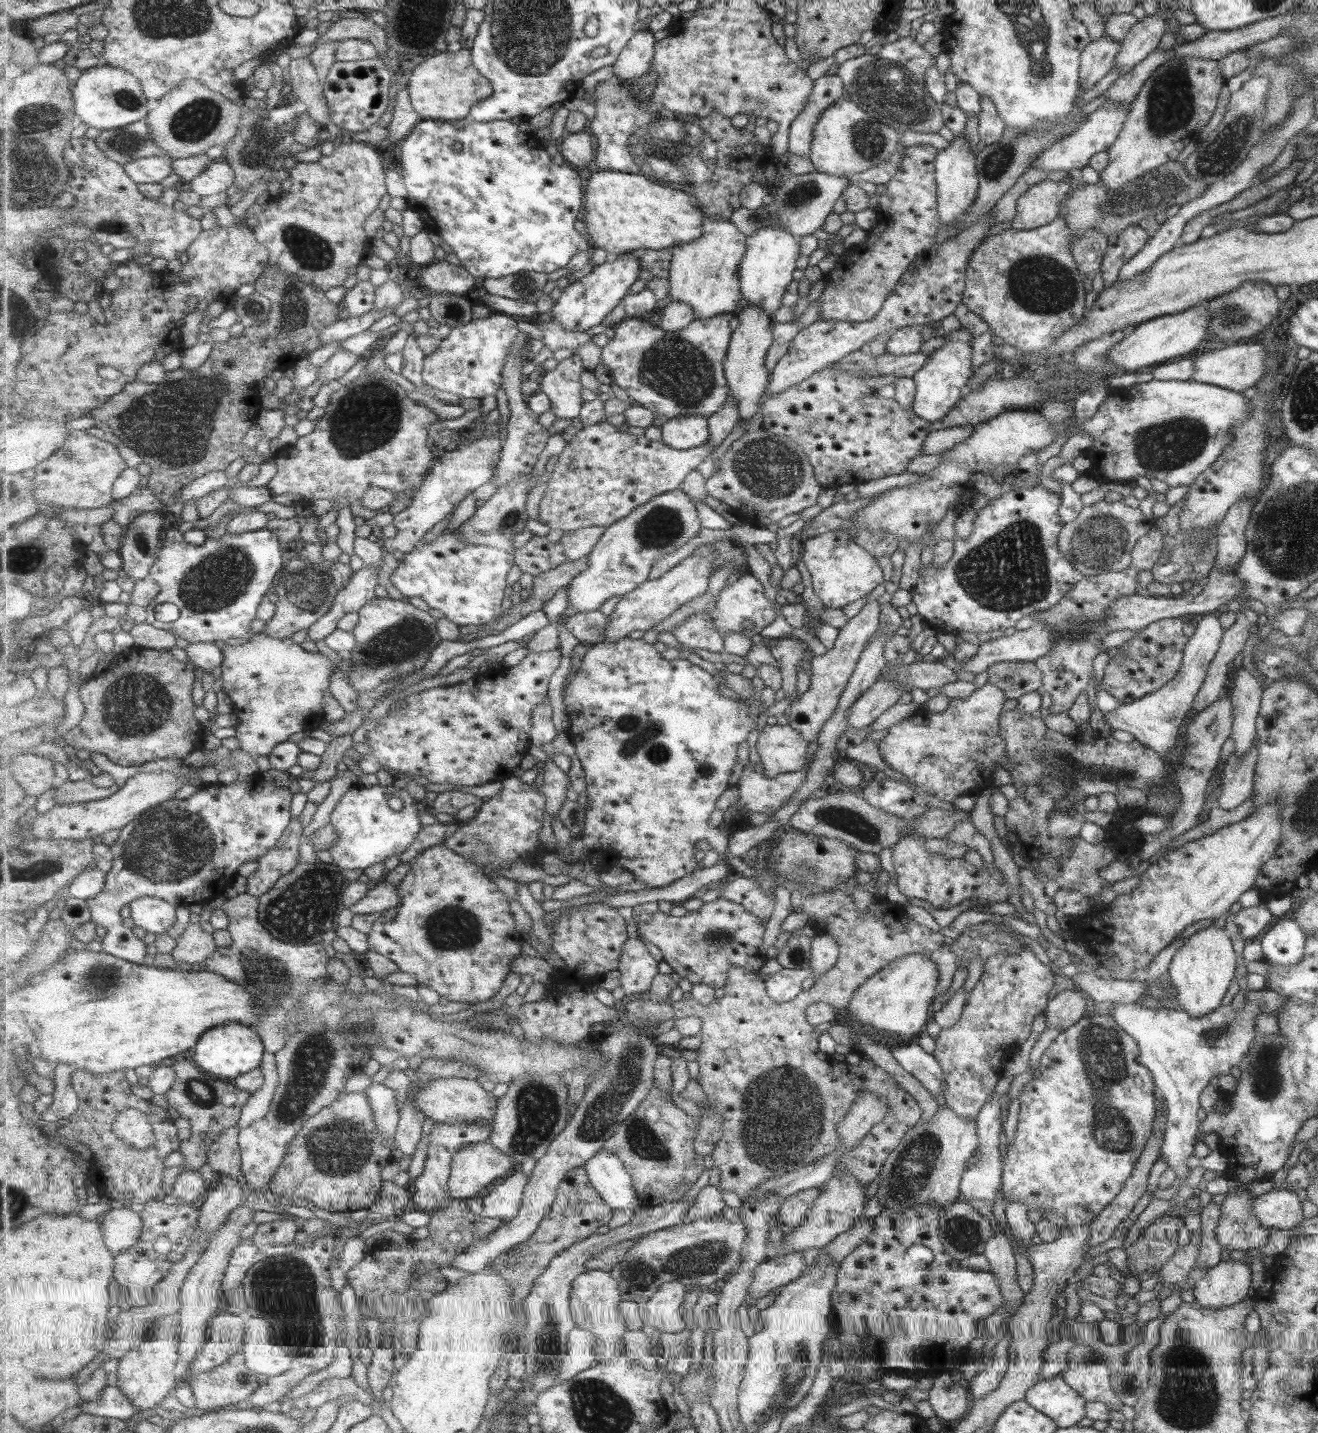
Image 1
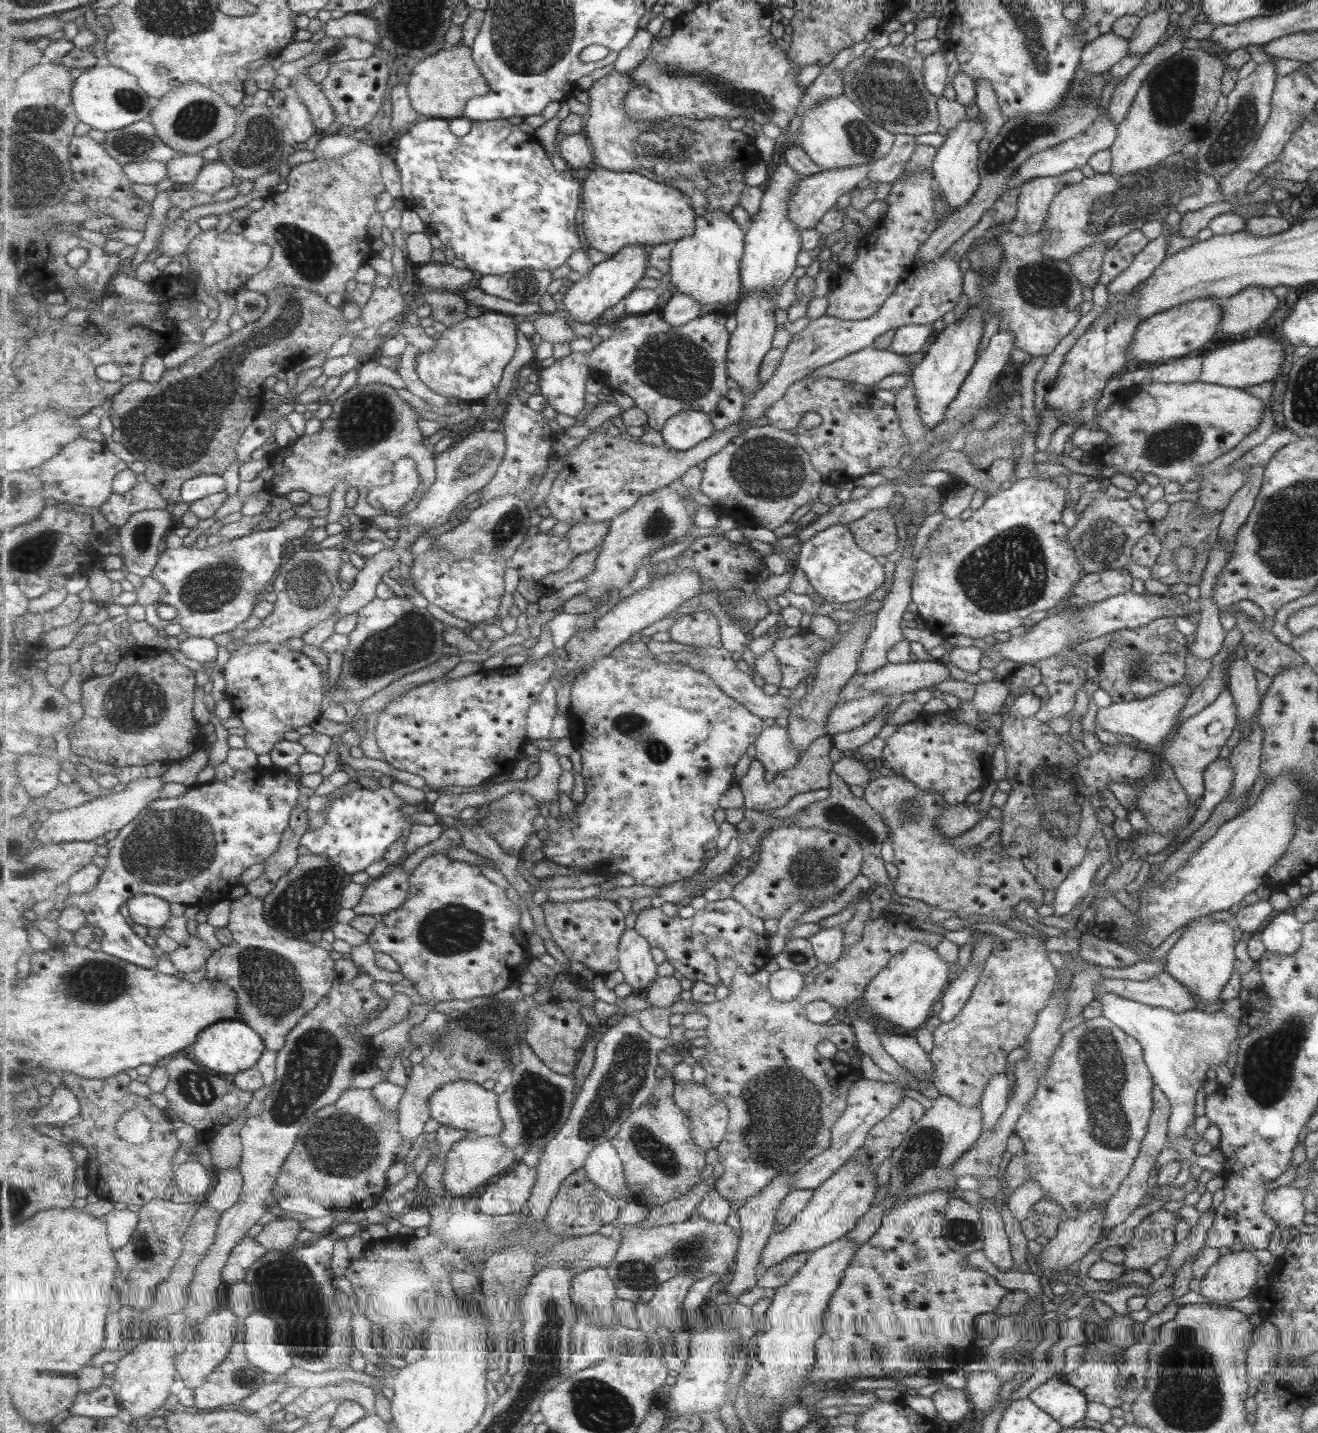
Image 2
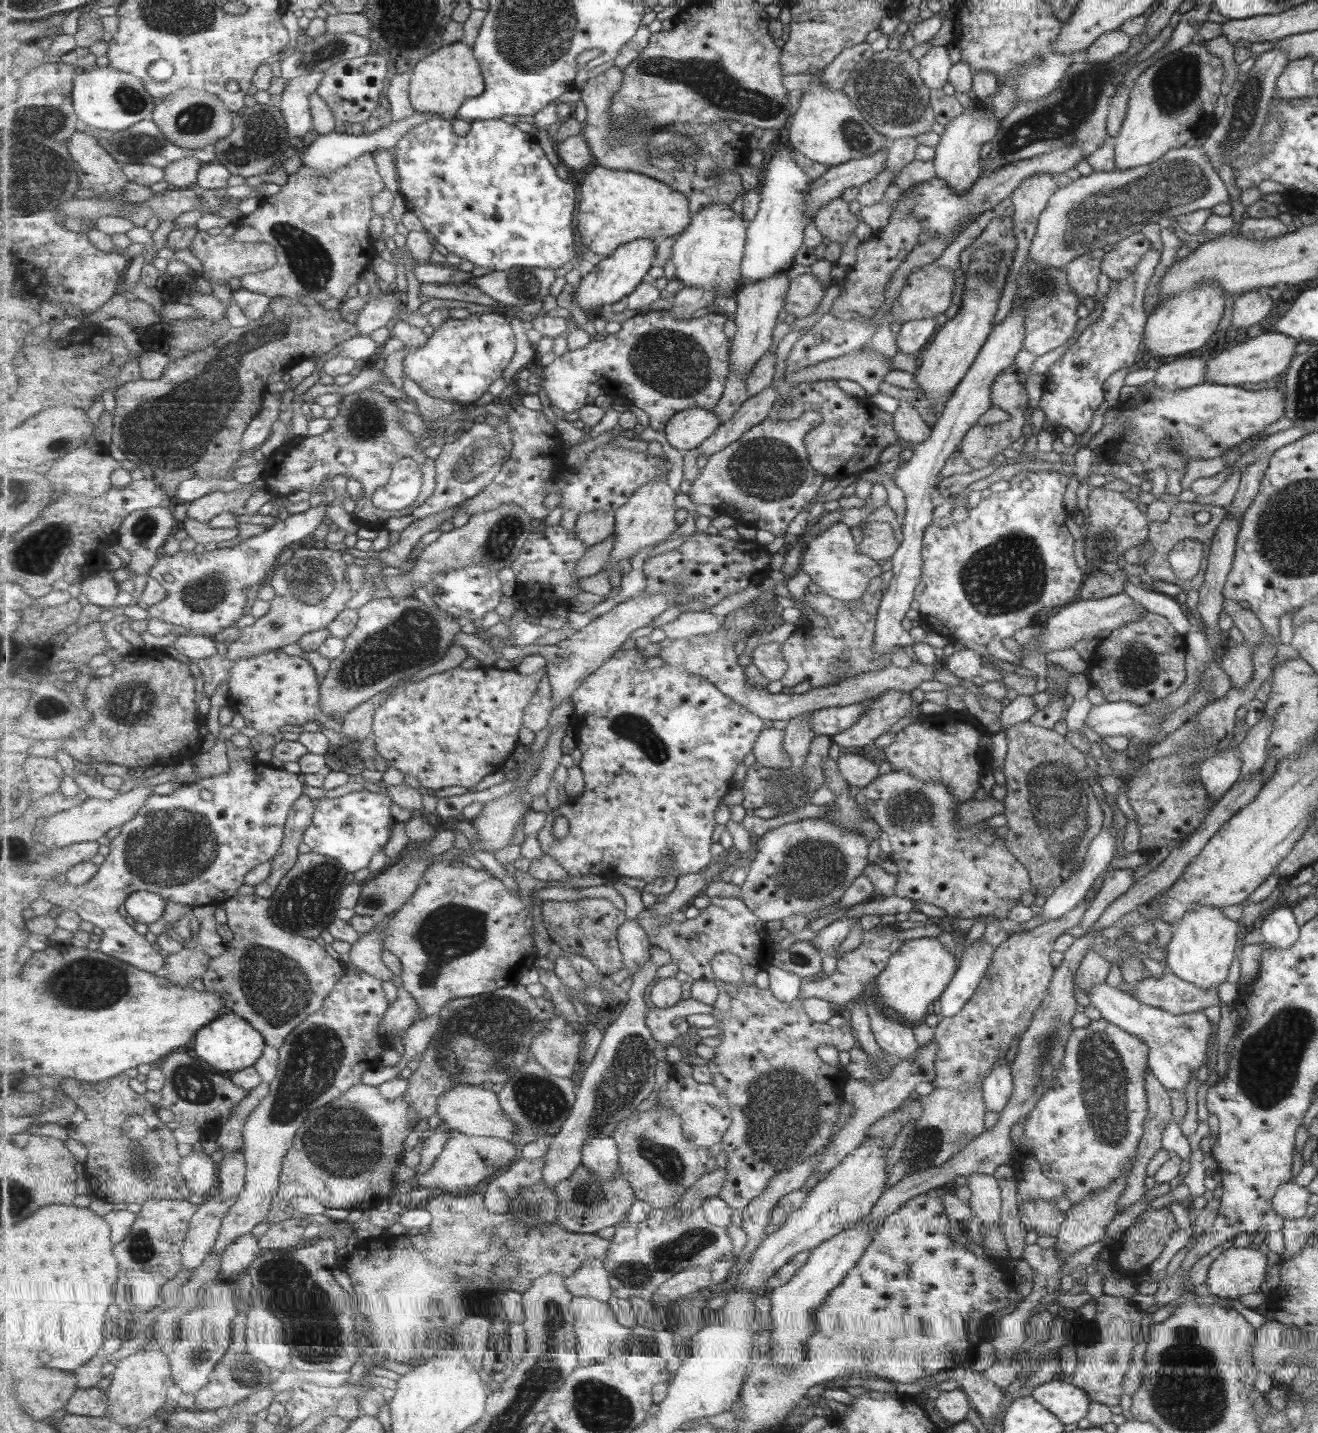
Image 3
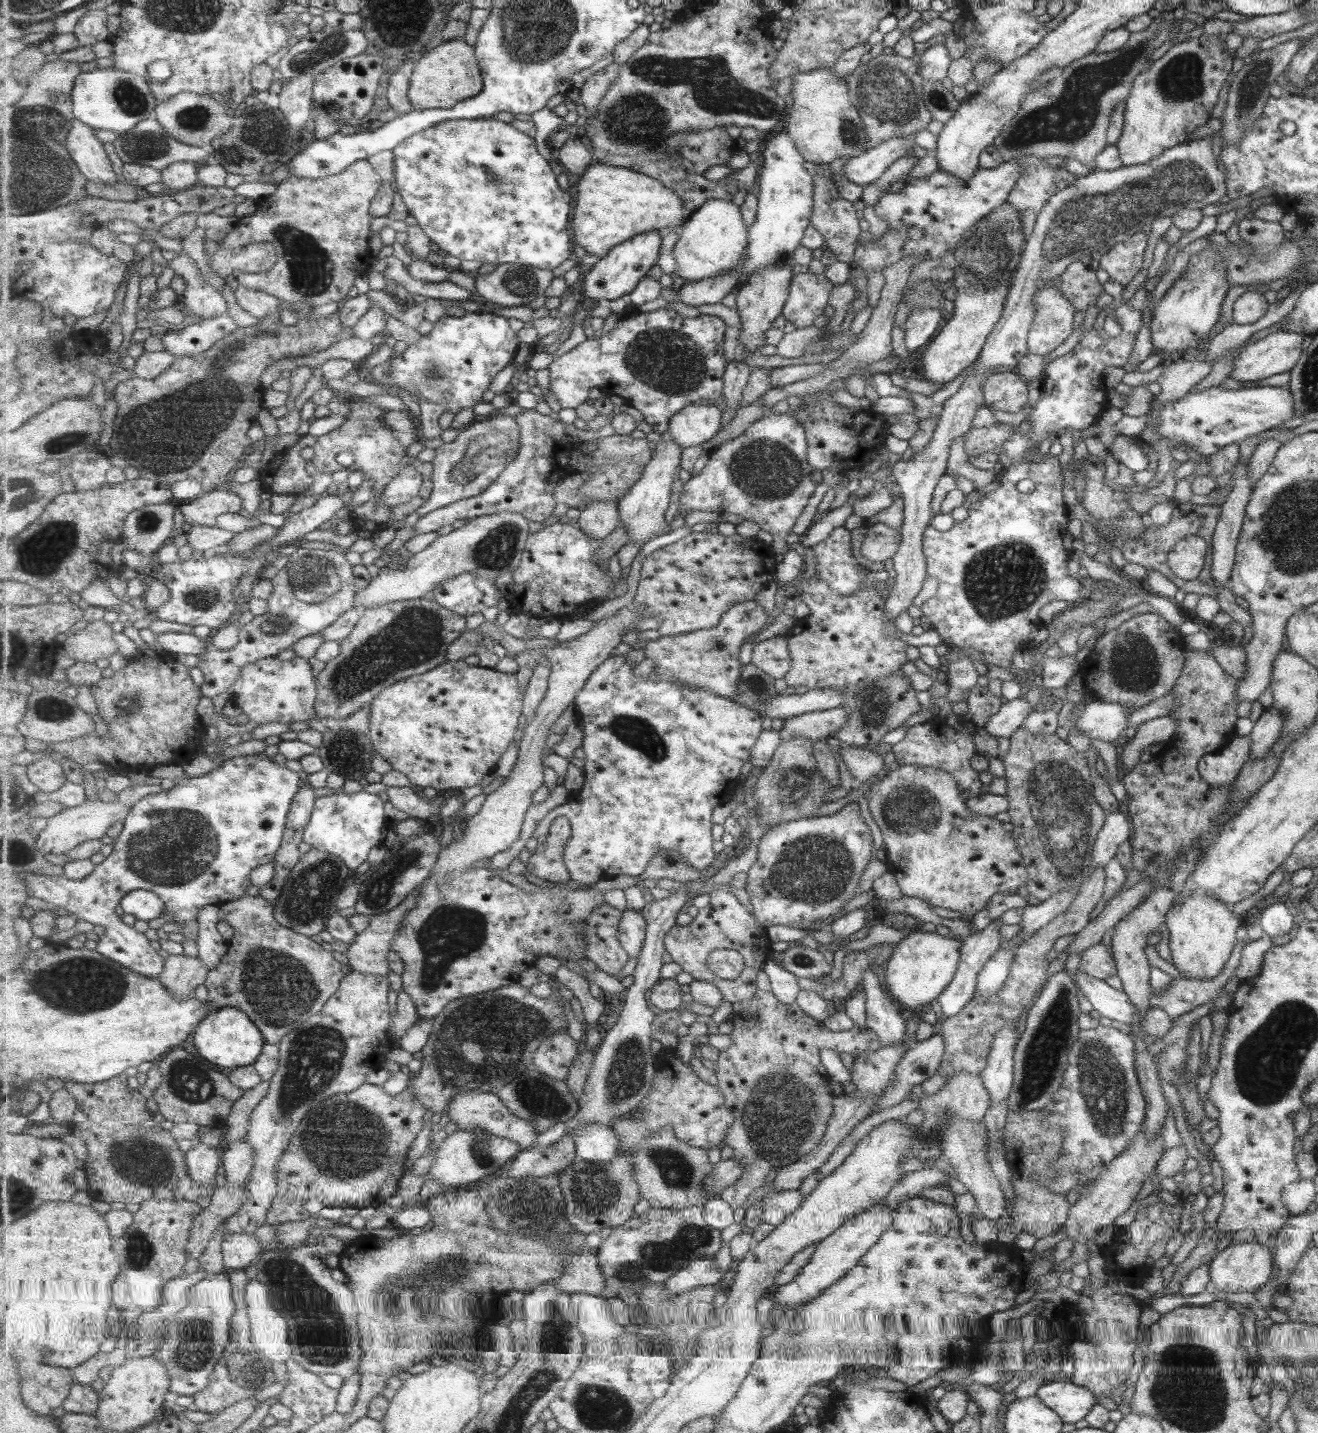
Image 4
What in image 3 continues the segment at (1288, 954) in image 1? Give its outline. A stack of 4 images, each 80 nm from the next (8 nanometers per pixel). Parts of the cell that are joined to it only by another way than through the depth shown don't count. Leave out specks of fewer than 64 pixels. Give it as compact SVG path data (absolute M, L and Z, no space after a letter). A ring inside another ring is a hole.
M1277 905L1259 924L1262 942L1280 949L1287 948L1296 941L1298 930L1299 926L1291 913L1291 905Z

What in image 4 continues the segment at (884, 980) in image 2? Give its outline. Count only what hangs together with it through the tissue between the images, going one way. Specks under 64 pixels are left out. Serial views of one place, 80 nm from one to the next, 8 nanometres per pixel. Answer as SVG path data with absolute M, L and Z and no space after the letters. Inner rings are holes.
M918 927L912 930L907 930L907 934L903 937L897 944L895 944L892 950L892 955L888 958L887 967L885 968L884 976L885 981L883 986L895 1000L915 1012L917 1006L921 1004L926 1004L929 1006L929 1002L939 996L940 992L944 990L945 987L951 982L951 976L955 972L955 968L958 967L957 960L960 960L960 952L957 952L959 948L959 938L945 938L945 936L933 932L922 932Z

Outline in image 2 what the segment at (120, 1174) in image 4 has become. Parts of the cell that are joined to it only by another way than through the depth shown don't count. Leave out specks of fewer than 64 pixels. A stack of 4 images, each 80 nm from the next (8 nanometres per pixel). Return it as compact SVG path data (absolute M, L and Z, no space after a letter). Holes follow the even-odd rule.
M63 1072L61 1077L62 1084L73 1091L80 1100L81 1121L69 1122L68 1128L72 1130L74 1141L89 1151L89 1157L83 1167L87 1167L89 1186L99 1199L112 1203L123 1202L126 1205L139 1204L143 1207L155 1199L171 1200L177 1192L181 1192L173 1158L182 1142L164 1109L151 1105L147 1097L129 1090L129 1074L121 1073L107 1079L91 1079L73 1072ZM133 1109L143 1112L152 1124L151 1138L141 1144L123 1140L116 1129L120 1118Z

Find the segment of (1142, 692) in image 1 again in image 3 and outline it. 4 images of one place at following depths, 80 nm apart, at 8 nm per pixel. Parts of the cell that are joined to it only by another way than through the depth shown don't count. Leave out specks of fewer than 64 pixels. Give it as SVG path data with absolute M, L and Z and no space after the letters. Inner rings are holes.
M1143 613L1136 621L1113 627L1109 635L1091 652L1088 665L1095 670L1089 679L1091 686L1103 692L1105 701L1125 701L1137 706L1149 704L1163 698L1179 688L1185 679L1185 651L1183 635L1179 635L1171 624L1156 613Z

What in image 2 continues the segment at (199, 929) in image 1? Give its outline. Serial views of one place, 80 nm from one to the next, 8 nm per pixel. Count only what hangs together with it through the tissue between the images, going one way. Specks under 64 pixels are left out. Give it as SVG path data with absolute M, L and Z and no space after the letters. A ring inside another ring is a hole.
M197 935L197 937L188 937L186 941L182 941L180 947L167 955L167 958L179 970L178 975L182 977L183 974L203 970L211 954L213 950Z

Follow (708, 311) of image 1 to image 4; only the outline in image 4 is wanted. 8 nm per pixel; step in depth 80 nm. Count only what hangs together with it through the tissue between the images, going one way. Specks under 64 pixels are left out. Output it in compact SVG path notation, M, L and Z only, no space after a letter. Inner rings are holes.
M712 198L695 211L680 228L680 237L673 254L678 275L688 282L701 282L713 276L725 276L733 272L741 262L749 244L748 224L745 224L742 210L730 200Z

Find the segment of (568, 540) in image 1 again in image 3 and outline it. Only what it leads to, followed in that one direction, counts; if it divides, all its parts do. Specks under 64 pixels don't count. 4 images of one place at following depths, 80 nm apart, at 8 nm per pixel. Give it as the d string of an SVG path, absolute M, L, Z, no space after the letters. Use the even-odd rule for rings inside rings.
M616 511L588 512L578 517L575 531L589 548L608 539L616 532Z

